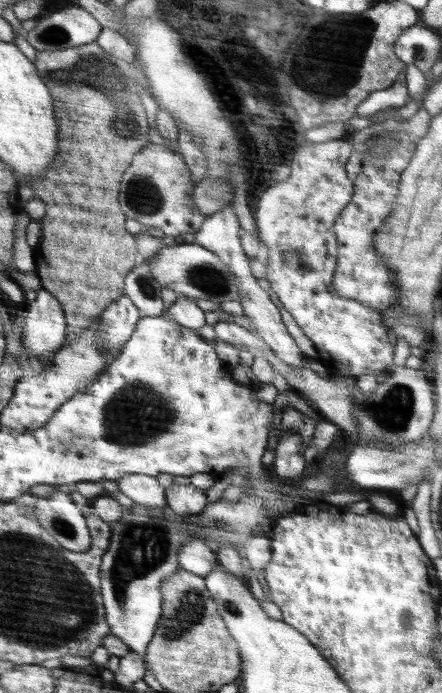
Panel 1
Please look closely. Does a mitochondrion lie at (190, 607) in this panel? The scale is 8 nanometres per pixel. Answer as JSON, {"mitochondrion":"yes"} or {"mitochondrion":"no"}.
{"mitochondrion":"yes"}

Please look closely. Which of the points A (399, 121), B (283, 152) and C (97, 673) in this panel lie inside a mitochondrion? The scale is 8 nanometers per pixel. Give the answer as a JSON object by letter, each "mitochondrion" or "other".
{"A":"other","B":"other","C":"other"}

